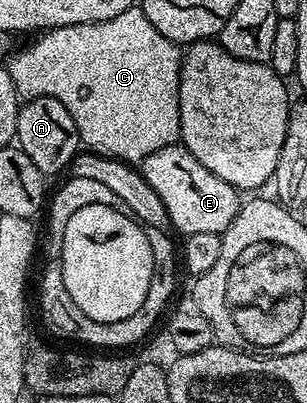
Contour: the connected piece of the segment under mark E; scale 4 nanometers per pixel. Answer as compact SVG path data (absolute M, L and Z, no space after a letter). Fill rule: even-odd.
M180 143L155 150L155 154L141 161L139 171L147 186L159 194L172 227L178 228L185 236L227 231L243 203L242 197L237 197L240 196L238 189L223 182L223 178L215 178L215 174L211 174L211 170L207 170L207 166L203 166L203 162L195 159Z

